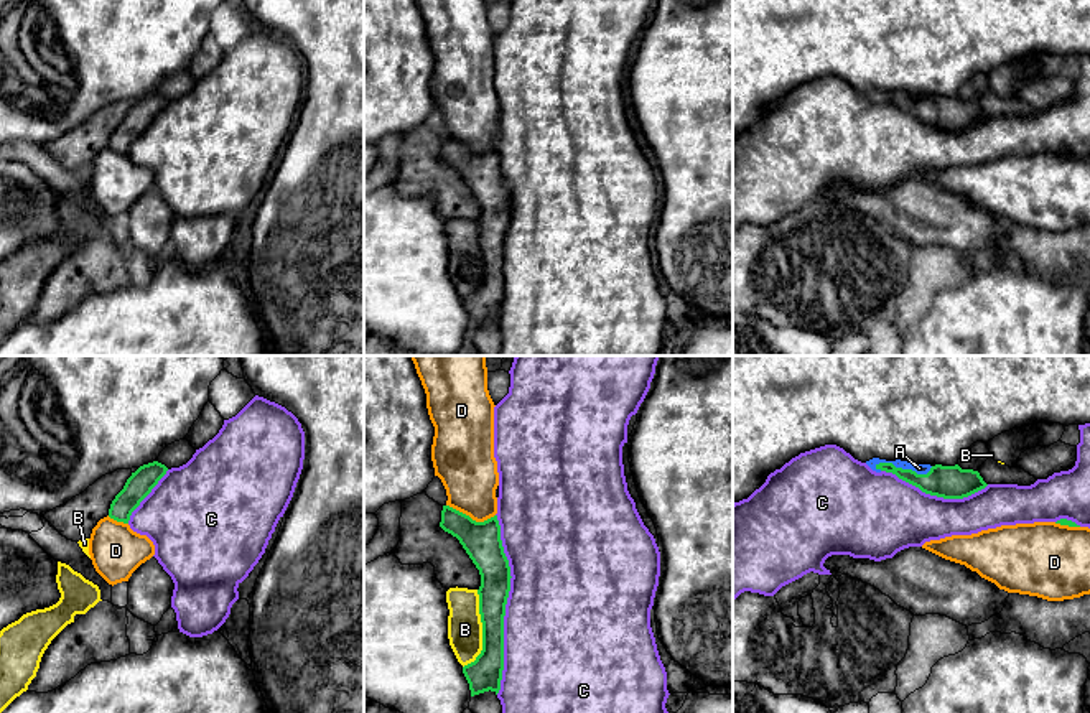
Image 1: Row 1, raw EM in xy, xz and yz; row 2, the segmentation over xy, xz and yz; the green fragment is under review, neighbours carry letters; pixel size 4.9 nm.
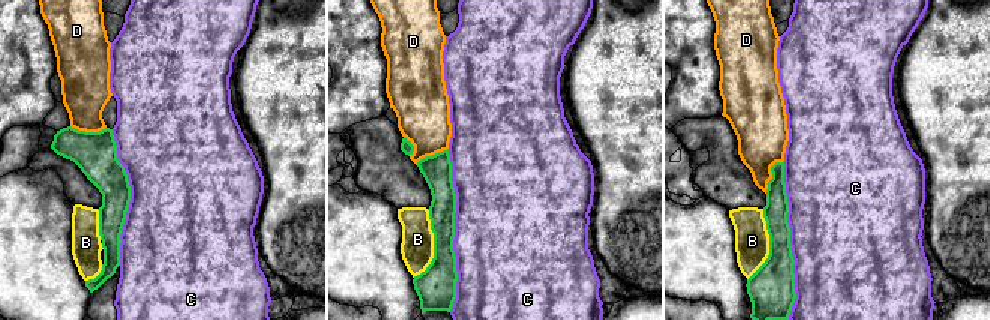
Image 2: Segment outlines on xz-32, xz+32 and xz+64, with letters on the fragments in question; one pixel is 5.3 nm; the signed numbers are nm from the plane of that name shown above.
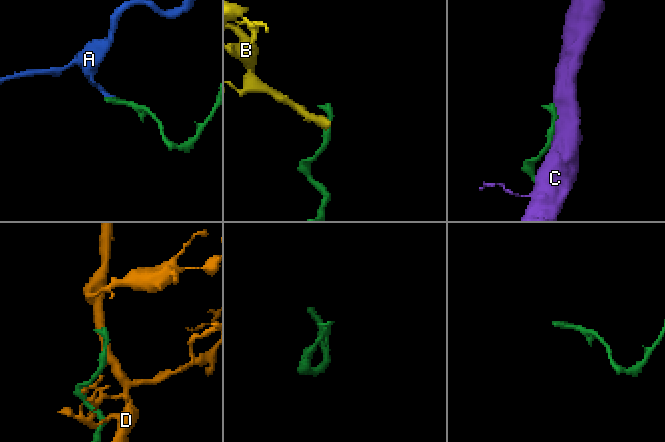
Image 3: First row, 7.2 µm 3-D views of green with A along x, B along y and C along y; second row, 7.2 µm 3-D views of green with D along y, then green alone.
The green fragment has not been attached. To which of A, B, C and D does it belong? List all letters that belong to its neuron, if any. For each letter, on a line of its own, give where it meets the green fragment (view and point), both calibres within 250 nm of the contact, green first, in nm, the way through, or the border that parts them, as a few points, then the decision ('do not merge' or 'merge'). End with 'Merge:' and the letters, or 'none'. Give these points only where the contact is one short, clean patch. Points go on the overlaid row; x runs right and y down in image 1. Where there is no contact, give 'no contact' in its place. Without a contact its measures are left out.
A: meets green in yz at (904, 470); 160 nm thick on the green side, 50 nm on the other; runs through yz (944, 481), (929, 479), (904, 470), (919, 468); merge
B: meets green in xz at (483, 631); 170 nm thick on the green side, 180 nm on the other; border along xz (476, 590), (481, 616), (481, 652), (463, 667); do not merge
C: meets green in xz at (506, 603); 160 nm thick on the green side, 500 nm on the other; do not merge
D: meets green in xz at (470, 517); 190 nm thick on the green side, 280 nm on the other; do not merge
Merge: A

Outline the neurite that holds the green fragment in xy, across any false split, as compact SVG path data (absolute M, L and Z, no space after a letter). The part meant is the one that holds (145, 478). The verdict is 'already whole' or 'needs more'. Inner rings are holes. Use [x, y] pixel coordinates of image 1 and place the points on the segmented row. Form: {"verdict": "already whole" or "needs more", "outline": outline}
{"verdict": "already whole", "outline": "M158 461L140 466L110 504L109 517L128 524L132 512L151 492L168 468Z"}

